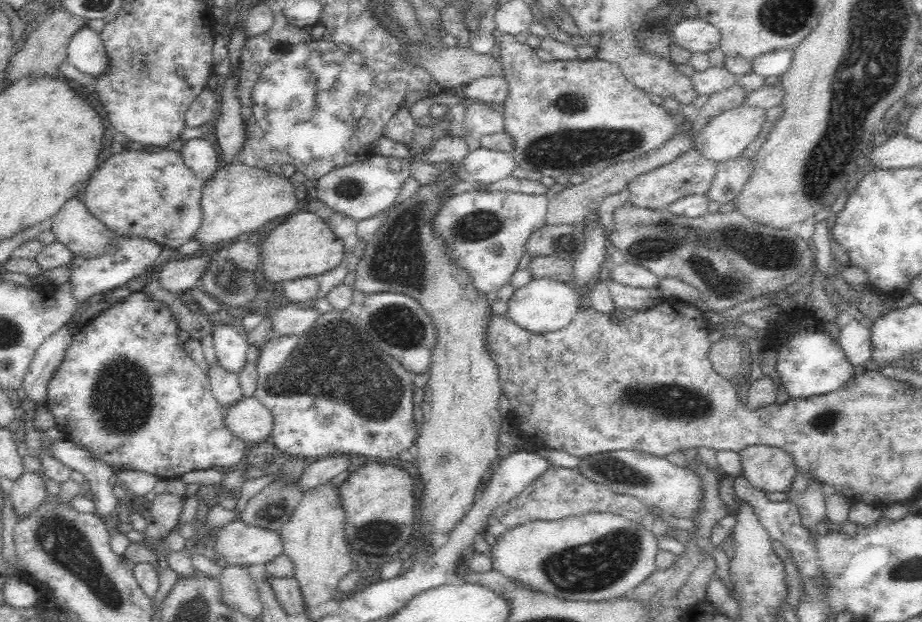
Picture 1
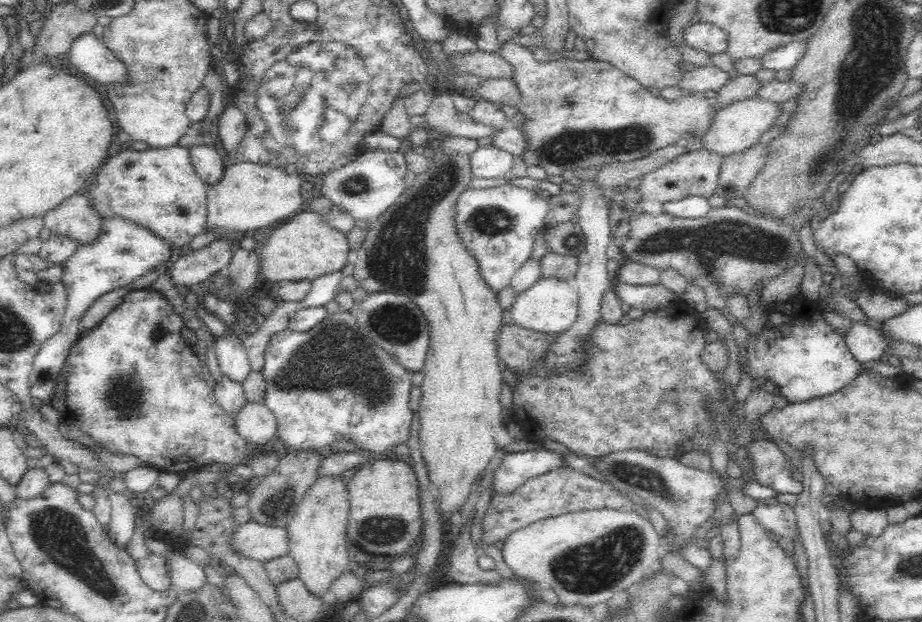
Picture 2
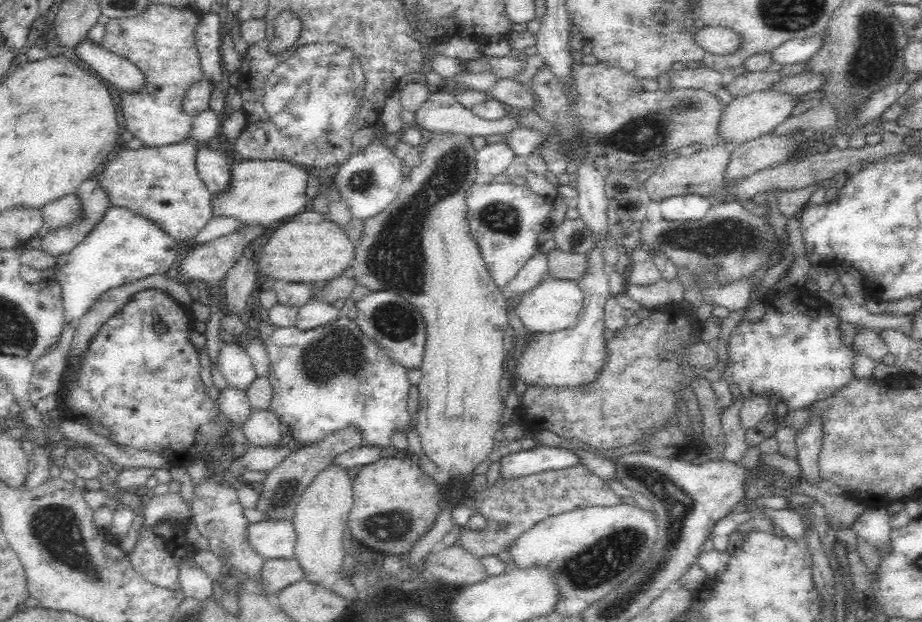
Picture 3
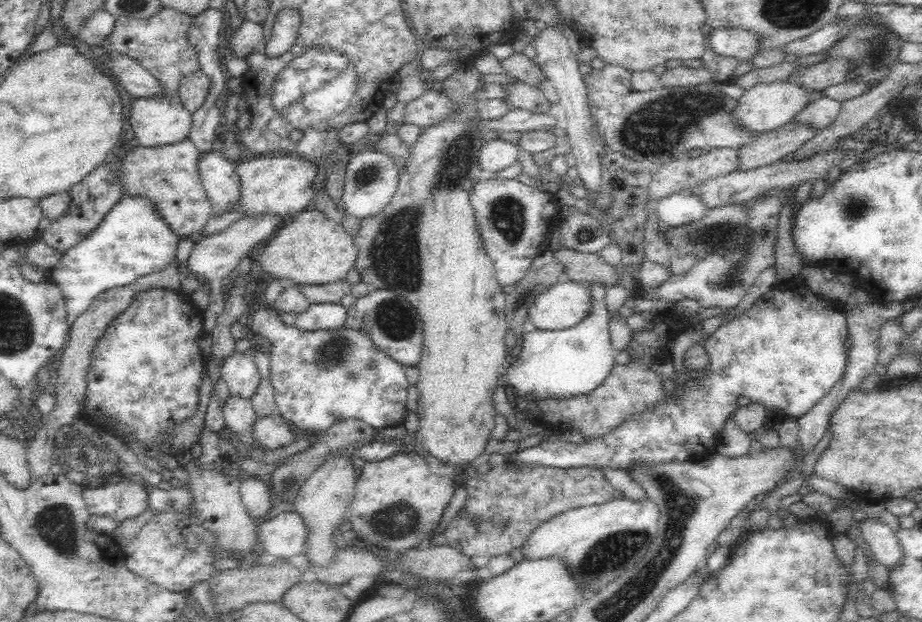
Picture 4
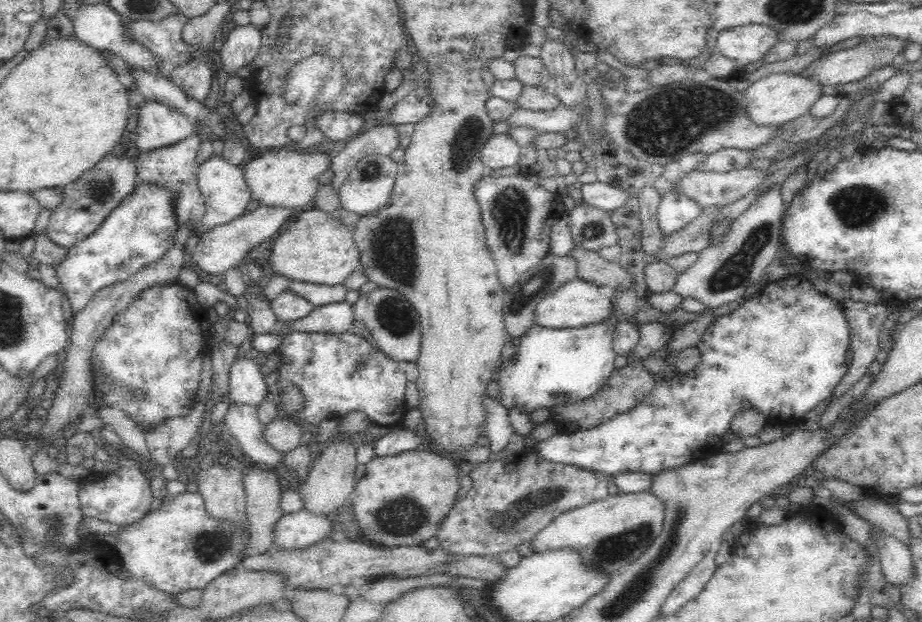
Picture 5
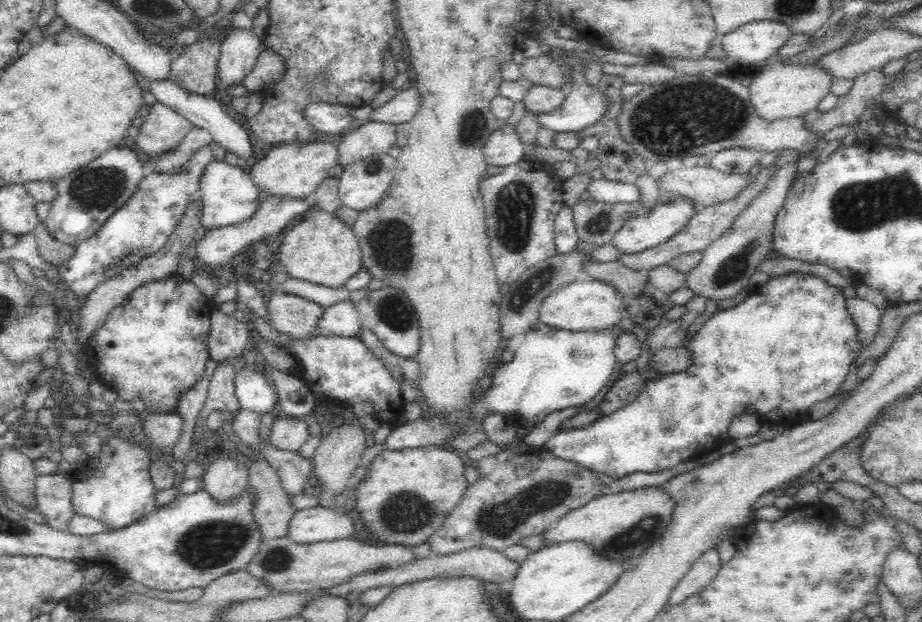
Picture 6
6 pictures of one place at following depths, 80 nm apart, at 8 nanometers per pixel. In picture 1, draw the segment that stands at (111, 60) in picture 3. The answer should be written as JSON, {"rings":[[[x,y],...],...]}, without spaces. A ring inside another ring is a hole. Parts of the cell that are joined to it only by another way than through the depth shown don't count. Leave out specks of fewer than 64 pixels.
{"rings":[[[87,26],[77,30],[70,39],[67,61],[78,71],[95,80],[106,74],[110,66],[101,36]]]}

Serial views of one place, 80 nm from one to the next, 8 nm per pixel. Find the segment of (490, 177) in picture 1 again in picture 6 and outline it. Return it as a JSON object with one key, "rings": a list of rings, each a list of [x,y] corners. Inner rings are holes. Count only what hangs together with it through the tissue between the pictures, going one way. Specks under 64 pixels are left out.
{"rings":[[[504,125],[494,130],[482,149],[485,161],[490,166],[506,167],[522,160],[524,147],[516,135],[517,125]]]}

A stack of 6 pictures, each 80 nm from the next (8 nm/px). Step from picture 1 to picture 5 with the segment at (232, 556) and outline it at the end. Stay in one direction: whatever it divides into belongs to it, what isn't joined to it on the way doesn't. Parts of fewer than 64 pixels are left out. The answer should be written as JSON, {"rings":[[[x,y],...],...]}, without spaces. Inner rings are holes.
{"rings":[[[304,509],[292,513],[284,513],[273,524],[274,542],[272,542],[272,545],[274,545],[276,549],[290,551],[297,549],[306,549],[307,547],[313,546],[315,543],[324,541],[325,539],[328,539],[327,534],[329,534],[331,530],[328,522],[331,522],[333,519],[330,516],[327,518],[329,518],[329,520],[327,522],[324,522],[318,514],[308,512]]]}

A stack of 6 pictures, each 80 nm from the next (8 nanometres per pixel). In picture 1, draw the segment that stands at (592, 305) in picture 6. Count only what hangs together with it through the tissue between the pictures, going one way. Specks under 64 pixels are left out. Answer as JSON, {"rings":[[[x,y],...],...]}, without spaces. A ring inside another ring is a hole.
{"rings":[[[547,278],[532,279],[526,286],[513,292],[507,301],[507,314],[512,322],[521,326],[524,330],[536,334],[552,332],[564,328],[580,307],[578,294],[573,284]]]}

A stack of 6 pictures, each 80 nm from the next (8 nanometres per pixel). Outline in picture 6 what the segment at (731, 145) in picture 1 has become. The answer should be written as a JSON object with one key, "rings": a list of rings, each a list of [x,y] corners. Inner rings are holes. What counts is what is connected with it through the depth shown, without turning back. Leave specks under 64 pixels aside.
{"rings":[[[816,63],[807,66],[776,64],[765,67],[753,78],[749,85],[749,99],[764,120],[794,118],[816,109],[817,104],[830,93],[833,80],[834,77]]]}

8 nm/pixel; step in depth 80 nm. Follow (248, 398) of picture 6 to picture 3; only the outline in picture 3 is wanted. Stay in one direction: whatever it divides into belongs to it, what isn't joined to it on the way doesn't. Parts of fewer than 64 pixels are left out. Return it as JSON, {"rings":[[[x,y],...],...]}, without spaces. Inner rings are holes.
{"rings":[[[222,343],[218,355],[219,370],[228,385],[245,390],[257,377],[251,358],[242,344]]]}

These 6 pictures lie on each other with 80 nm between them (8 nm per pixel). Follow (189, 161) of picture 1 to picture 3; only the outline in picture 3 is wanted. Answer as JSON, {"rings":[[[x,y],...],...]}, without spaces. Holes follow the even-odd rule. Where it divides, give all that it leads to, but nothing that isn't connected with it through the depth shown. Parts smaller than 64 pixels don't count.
{"rings":[[[208,147],[197,148],[195,165],[199,177],[212,196],[224,192],[231,181],[232,157],[230,153]]]}

